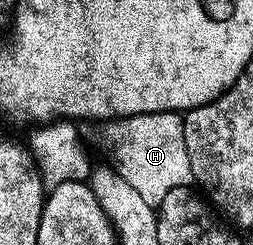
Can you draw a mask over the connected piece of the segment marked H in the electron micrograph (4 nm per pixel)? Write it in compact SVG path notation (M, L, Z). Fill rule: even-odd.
M177 112L129 115L111 120L103 127L112 151L114 169L138 192L138 197L158 209L170 189L191 186L194 181L186 153L184 120Z

